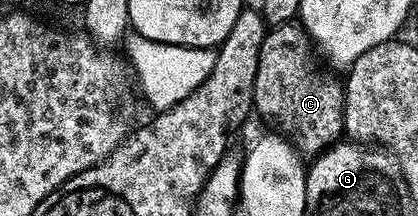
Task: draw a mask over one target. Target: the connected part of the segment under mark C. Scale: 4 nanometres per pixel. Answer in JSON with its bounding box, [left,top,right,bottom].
[253,24,344,156]

